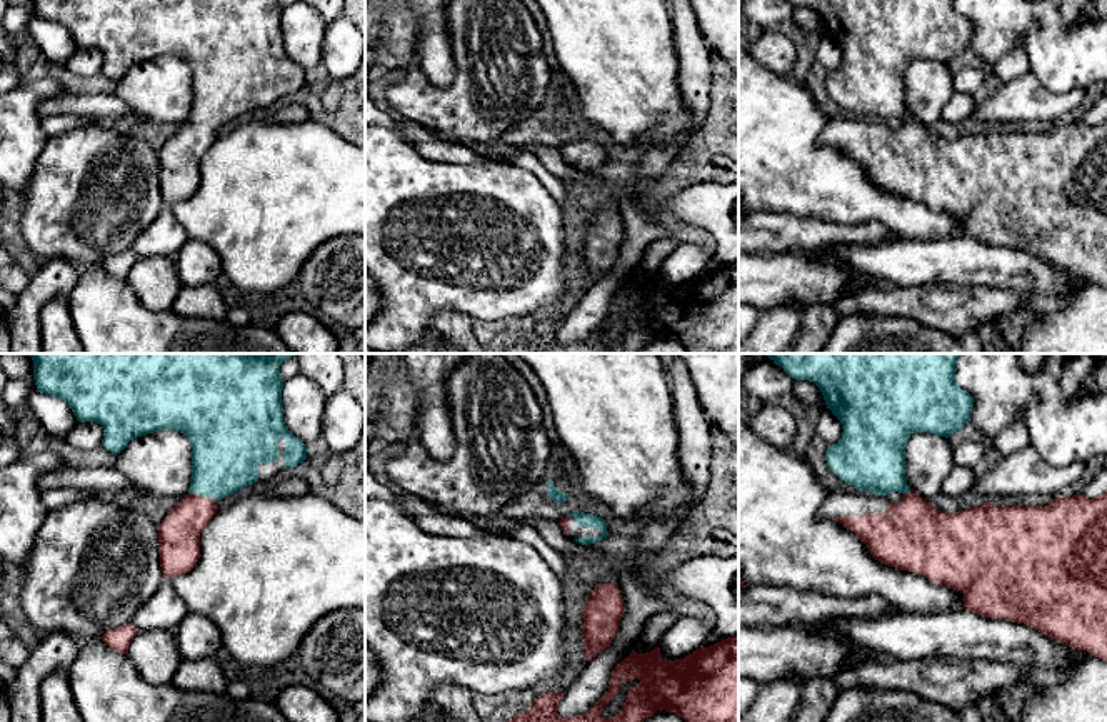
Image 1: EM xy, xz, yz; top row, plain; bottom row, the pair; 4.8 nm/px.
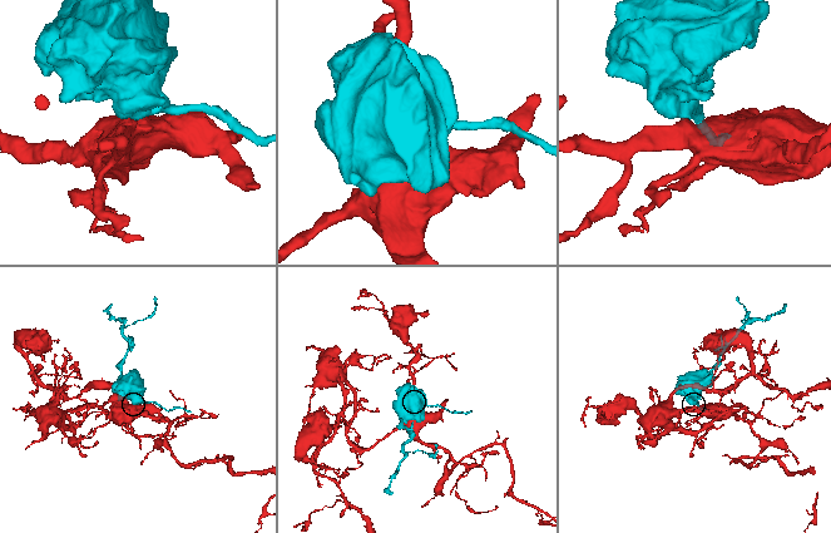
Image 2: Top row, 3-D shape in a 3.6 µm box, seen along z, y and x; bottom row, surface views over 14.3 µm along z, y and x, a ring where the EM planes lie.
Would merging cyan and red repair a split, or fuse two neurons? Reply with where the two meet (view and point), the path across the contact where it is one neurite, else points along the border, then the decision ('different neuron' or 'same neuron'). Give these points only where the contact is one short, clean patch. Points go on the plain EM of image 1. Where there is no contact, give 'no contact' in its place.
xy (194, 119) | across xy (225, 79), (220, 92), (194, 119), (192, 140), (179, 160) | same neuron

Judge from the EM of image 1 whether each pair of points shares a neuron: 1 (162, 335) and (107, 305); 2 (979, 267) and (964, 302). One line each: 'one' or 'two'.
1: one
2: two

